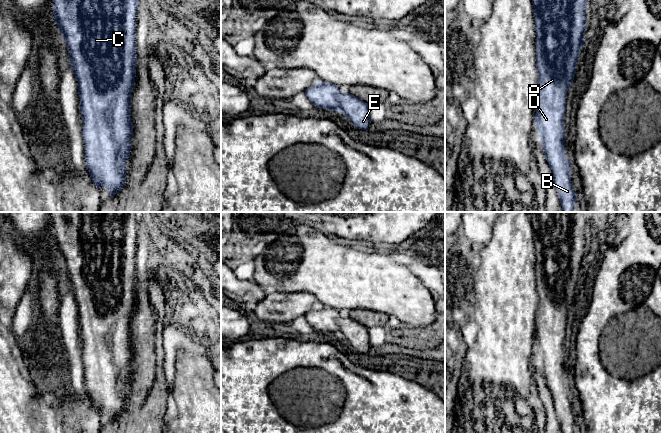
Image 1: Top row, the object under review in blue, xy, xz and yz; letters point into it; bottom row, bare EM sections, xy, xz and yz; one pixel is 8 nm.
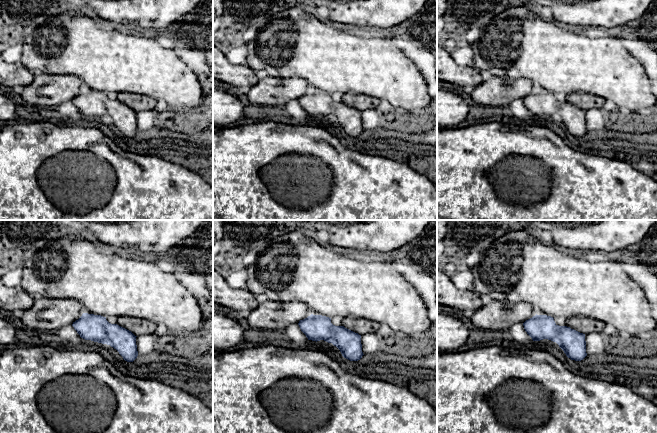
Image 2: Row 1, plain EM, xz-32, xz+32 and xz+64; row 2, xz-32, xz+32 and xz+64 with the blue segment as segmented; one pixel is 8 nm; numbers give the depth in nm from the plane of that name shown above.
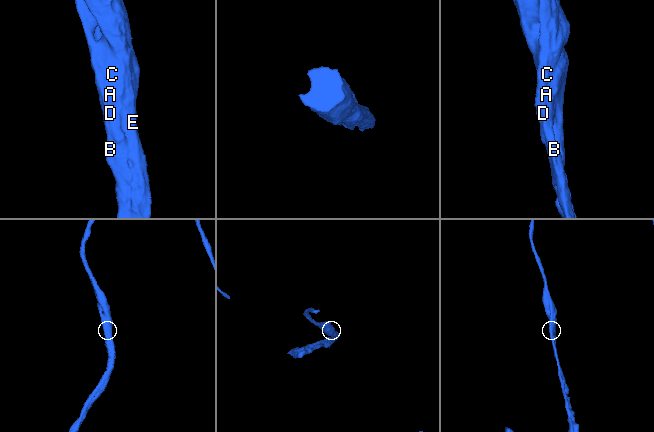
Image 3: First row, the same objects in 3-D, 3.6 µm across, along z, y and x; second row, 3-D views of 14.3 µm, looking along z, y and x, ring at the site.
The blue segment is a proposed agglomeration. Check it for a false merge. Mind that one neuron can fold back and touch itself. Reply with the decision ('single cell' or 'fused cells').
single cell

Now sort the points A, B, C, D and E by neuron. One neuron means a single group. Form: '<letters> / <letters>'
A B C D E

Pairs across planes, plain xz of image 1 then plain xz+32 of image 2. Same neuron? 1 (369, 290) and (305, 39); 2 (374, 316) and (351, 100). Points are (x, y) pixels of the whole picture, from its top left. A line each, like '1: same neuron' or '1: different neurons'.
1: same neuron
2: same neuron

